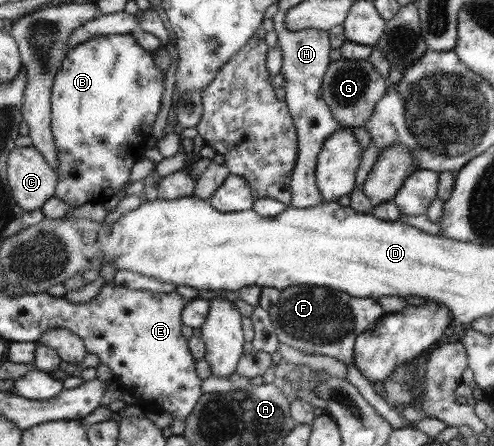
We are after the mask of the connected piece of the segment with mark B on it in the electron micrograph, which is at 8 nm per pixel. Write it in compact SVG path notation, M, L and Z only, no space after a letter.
M97 36L65 53L50 87L50 132L56 151L58 182L54 196L72 207L110 198L128 180L134 162L142 158L152 122L160 110L164 71L154 67L150 51L140 48L133 36Z

